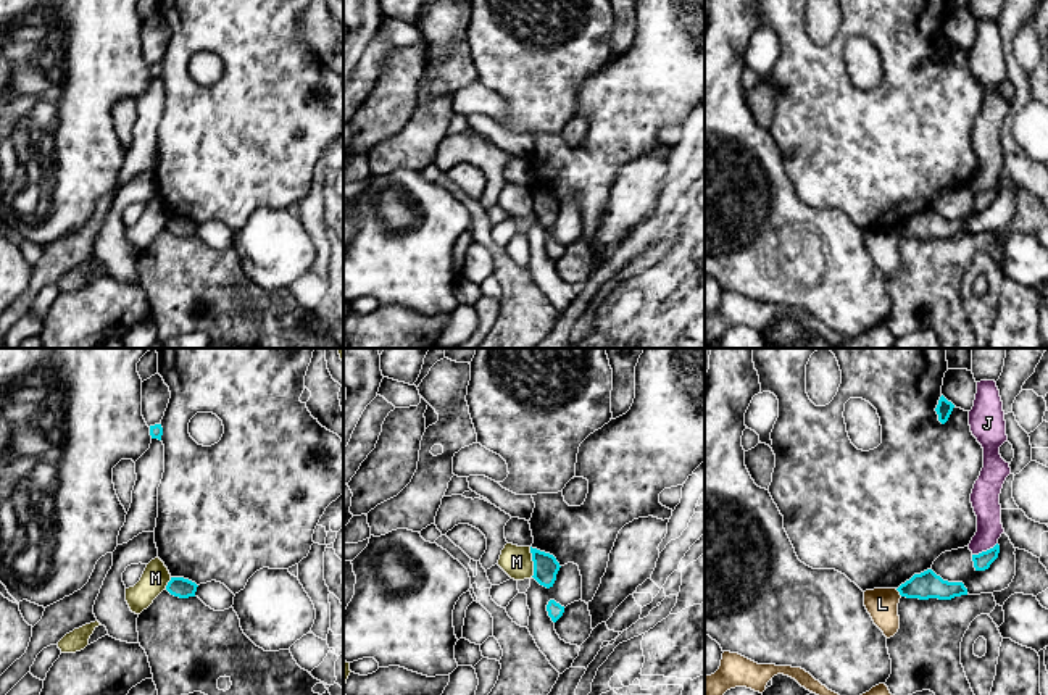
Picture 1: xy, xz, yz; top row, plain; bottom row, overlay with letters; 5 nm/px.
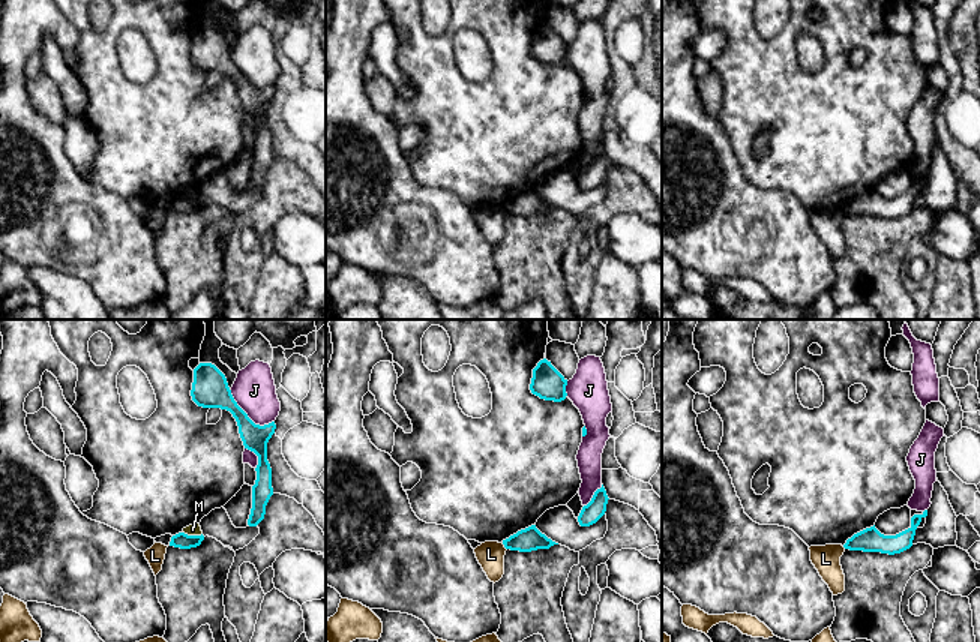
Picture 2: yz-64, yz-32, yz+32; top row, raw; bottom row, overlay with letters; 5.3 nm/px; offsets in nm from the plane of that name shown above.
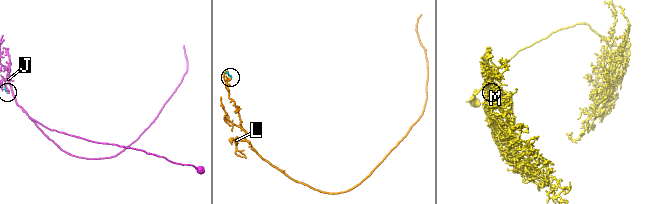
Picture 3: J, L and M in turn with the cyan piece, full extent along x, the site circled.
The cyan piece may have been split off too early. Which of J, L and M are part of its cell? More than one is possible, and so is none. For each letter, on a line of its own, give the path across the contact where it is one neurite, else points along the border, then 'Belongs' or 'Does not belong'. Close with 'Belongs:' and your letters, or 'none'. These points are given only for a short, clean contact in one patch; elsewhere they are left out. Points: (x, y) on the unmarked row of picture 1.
J: Does not belong
L: Boundary: yz (895, 228), (902, 234). Does not belong
M: Boundary: xz (529, 186), (532, 215). Does not belong
Belongs: none

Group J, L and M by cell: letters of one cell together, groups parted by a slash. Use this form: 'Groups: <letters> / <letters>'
Groups: J / L / M

